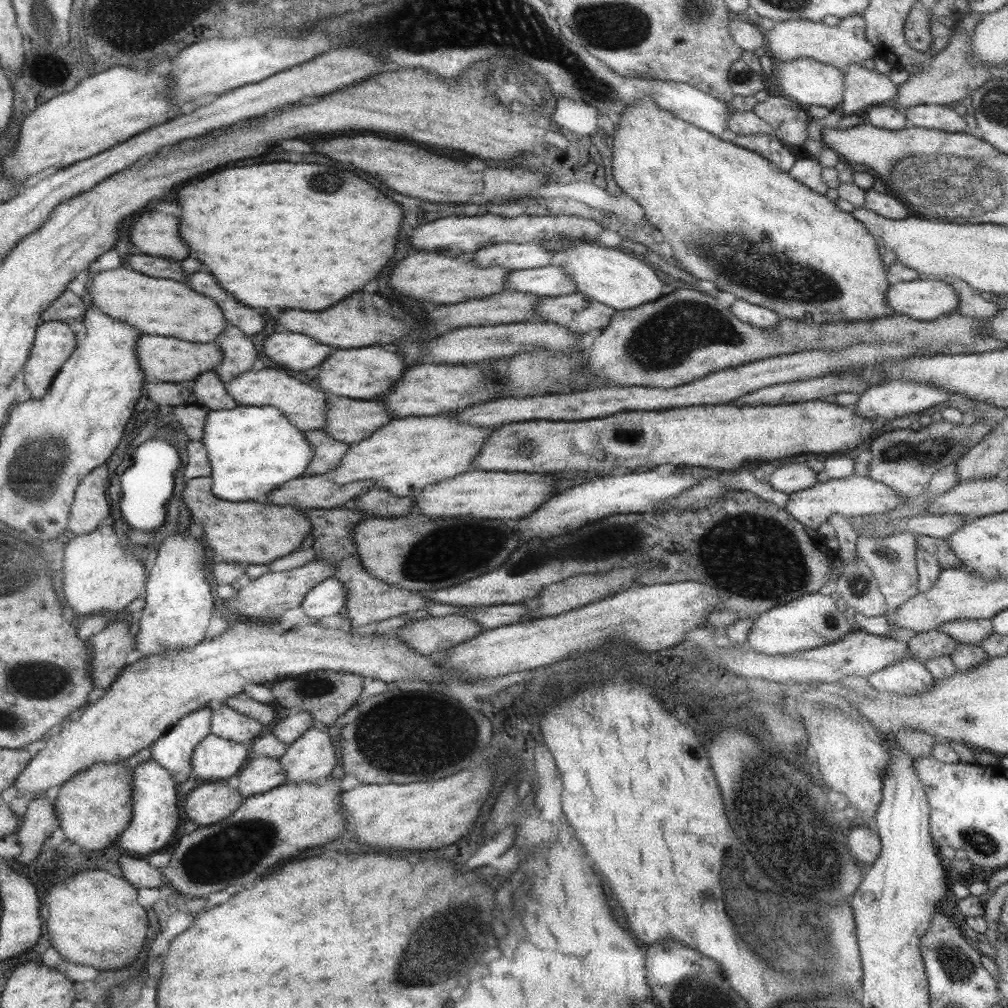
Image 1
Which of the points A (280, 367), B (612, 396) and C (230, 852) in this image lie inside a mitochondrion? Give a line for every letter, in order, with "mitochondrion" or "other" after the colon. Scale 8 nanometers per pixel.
A: other
B: other
C: mitochondrion

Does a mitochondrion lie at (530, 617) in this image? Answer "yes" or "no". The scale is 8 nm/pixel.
no

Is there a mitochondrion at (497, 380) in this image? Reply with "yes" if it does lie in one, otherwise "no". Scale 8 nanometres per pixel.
no

